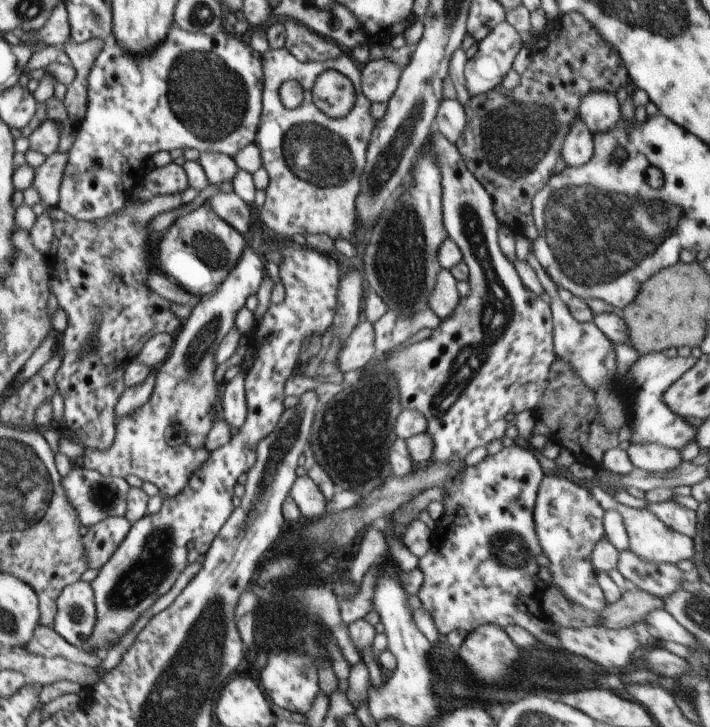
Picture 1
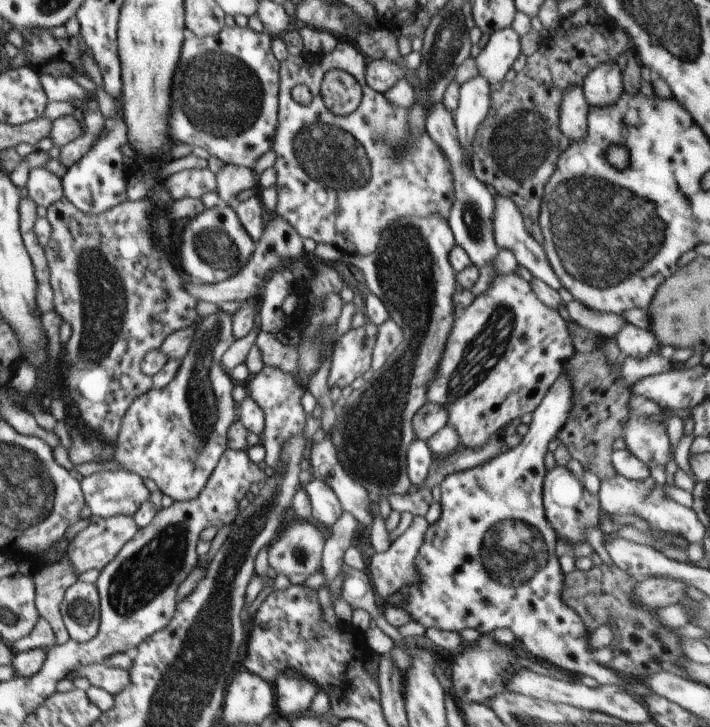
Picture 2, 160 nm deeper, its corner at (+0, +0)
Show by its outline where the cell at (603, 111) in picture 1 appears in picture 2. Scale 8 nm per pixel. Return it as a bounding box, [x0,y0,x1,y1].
[583,63,623,106]

